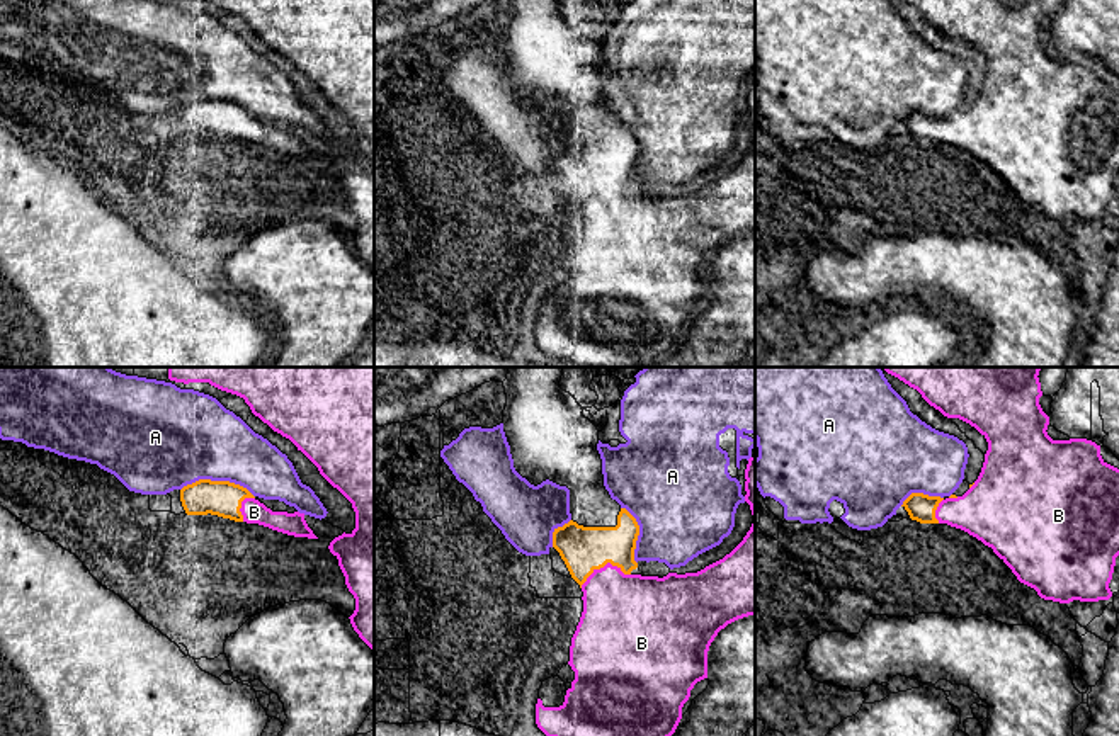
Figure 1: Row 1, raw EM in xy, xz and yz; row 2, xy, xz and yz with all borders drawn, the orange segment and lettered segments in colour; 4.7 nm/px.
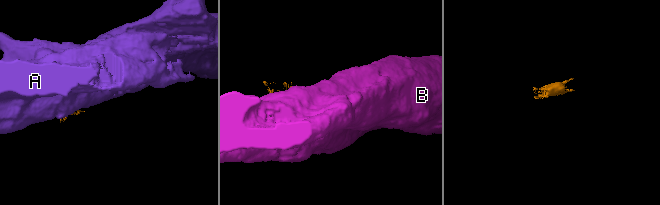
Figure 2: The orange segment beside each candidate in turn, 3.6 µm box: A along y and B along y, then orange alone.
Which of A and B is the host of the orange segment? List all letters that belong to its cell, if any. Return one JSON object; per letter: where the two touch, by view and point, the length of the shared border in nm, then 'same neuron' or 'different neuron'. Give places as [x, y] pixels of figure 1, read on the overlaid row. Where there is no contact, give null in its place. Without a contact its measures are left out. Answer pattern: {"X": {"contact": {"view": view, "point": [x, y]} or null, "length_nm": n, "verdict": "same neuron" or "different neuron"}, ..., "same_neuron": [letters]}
{"A": {"contact": {"view": "xy", "point": [218, 481]}, "length_nm": 360, "verdict": "different neuron"}, "B": {"contact": {"view": "xz", "point": [604, 565]}, "length_nm": 240, "verdict": "same neuron"}, "same_neuron": ["B"]}

